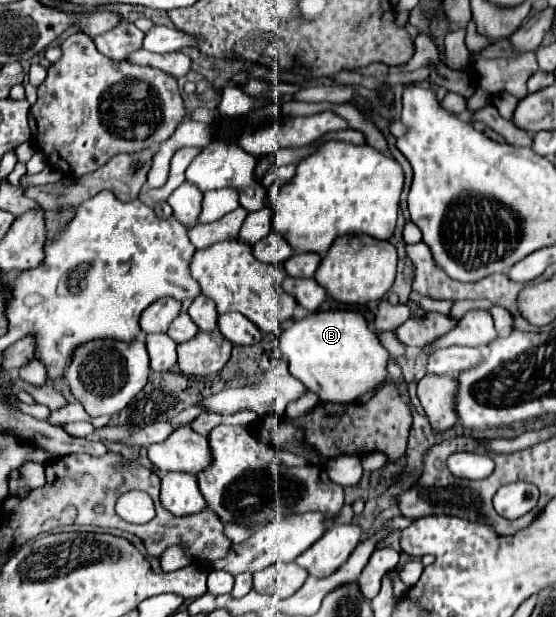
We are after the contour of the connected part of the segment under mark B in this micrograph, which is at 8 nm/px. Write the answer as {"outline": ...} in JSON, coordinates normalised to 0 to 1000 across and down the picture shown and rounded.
{"outline":[[[608,501],[558,507],[511,533],[504,566],[522,588],[522,605],[586,653],[640,653],[651,640],[698,618],[694,592],[701,575],[644,504]]]}

